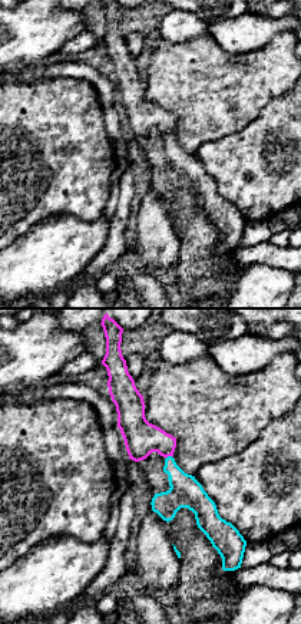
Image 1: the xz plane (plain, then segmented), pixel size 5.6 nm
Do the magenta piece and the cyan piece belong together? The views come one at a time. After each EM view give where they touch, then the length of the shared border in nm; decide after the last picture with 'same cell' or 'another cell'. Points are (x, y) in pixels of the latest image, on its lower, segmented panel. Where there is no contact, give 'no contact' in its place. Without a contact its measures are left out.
(168, 455) | 40 nm

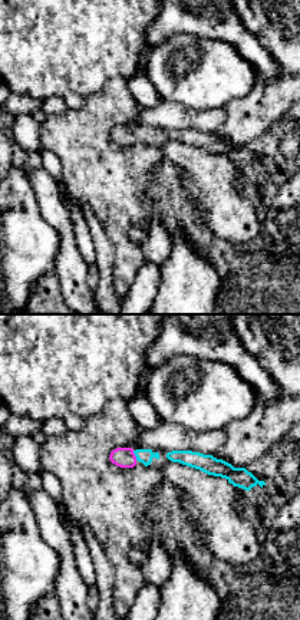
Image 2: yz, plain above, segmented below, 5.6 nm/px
(134, 455) | 60 nm

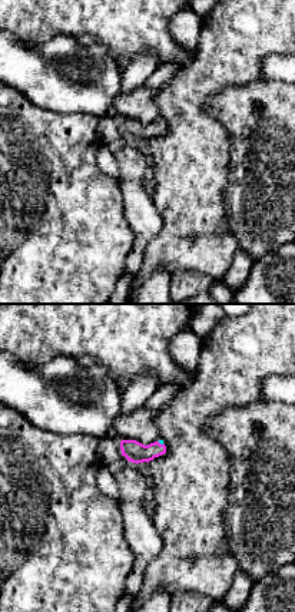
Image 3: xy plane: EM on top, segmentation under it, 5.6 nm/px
(159, 443) | 40 nm

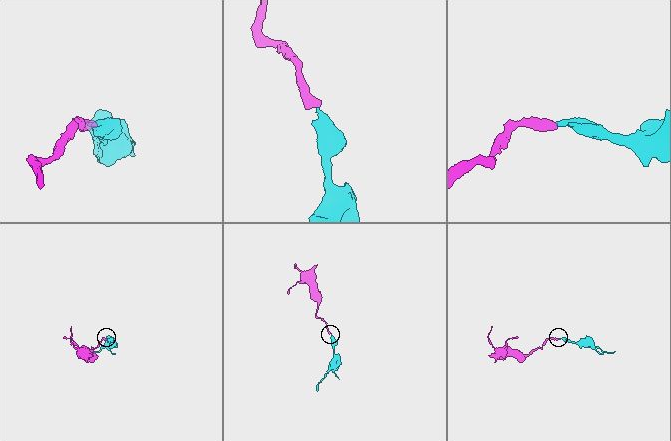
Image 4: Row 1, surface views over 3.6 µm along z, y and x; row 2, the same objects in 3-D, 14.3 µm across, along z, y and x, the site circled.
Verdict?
same cell

